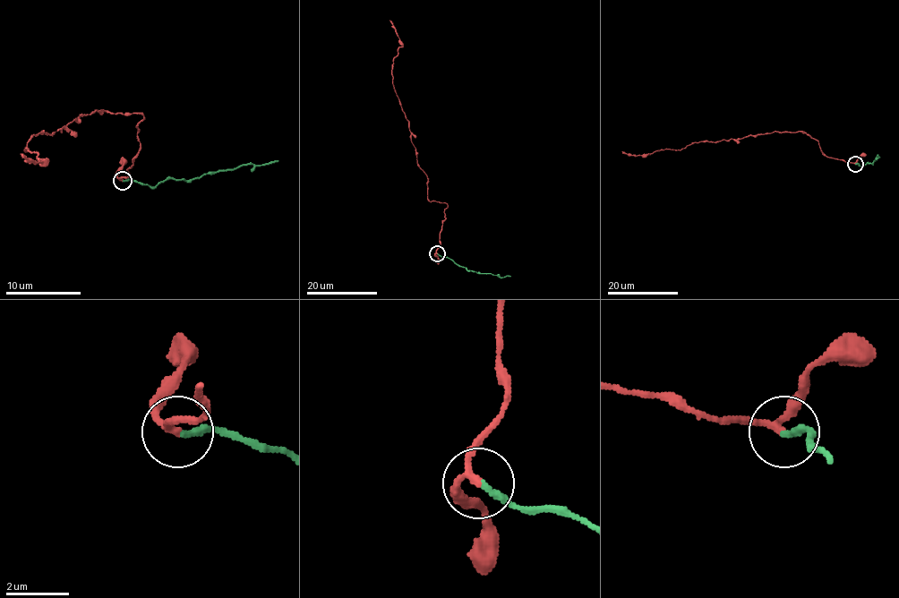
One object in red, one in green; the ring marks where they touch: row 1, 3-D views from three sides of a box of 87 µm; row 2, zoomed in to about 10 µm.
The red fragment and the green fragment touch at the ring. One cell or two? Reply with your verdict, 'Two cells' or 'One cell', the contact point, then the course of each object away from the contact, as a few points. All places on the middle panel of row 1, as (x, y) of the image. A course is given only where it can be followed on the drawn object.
One cell. Place: (437, 253). Course of red: (437, 253), (448, 206), (427, 198), (426, 175), (417, 163), (393, 82), (393, 59), (402, 42), (389, 20). Course of green: (438, 253), (467, 270), (510, 277)

